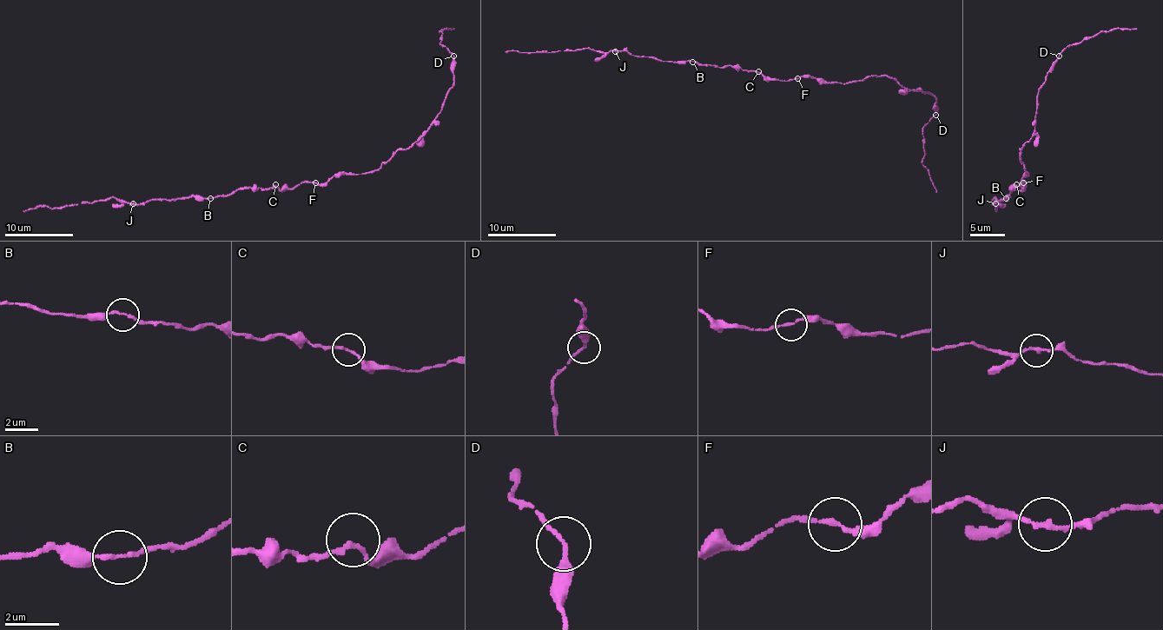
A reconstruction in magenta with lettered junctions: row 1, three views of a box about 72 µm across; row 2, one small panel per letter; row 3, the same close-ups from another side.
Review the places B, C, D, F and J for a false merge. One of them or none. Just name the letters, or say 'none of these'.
none of these

